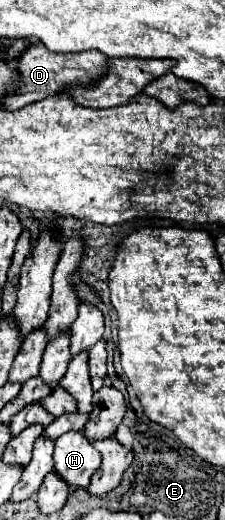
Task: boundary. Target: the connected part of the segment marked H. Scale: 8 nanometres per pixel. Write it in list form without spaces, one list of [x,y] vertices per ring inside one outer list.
[[[82,432],[62,434],[54,446],[54,472],[70,488],[86,488],[102,460],[98,450],[94,450]]]

